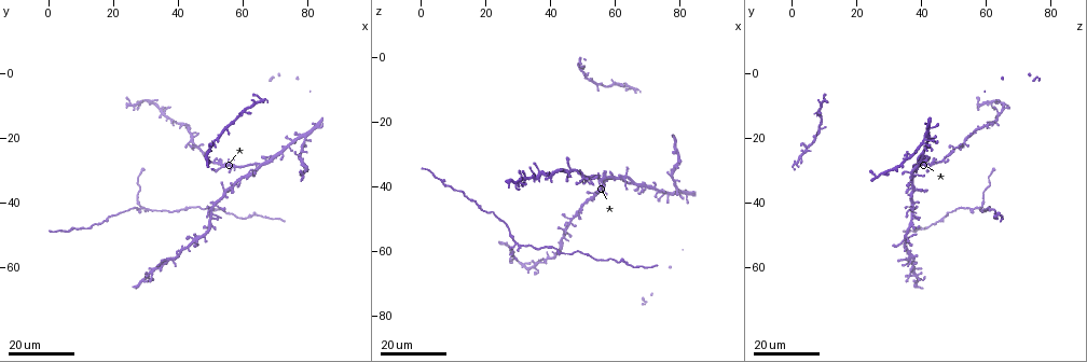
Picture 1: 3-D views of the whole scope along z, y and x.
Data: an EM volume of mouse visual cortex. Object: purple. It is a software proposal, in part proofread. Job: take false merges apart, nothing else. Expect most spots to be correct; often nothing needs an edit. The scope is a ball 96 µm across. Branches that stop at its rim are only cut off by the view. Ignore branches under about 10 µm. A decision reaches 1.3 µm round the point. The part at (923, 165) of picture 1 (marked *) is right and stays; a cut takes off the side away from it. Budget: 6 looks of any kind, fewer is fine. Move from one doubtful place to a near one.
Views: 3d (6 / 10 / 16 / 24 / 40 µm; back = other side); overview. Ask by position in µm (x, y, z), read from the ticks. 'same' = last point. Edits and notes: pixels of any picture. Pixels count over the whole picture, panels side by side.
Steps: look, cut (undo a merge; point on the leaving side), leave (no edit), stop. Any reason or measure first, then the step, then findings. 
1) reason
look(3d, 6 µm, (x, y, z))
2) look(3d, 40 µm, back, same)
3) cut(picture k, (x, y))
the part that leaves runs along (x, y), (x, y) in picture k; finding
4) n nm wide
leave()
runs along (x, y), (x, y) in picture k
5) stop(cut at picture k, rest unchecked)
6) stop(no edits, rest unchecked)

calibre changes
look(3d, 16 µm, (38.0, 43.0, 58.5))

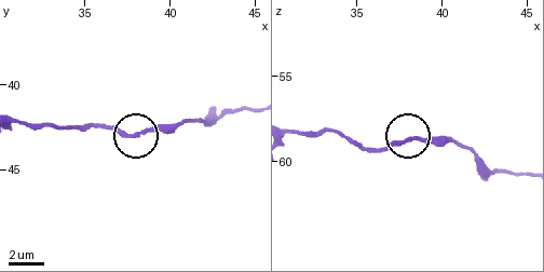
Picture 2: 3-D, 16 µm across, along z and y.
look(3d, 6 µm, (38.4, 42.7, 58.7))

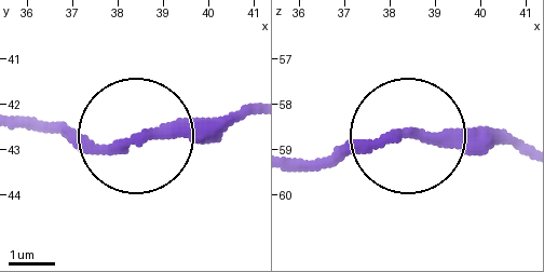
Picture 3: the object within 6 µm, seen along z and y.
leave()
continuous, no second neuron

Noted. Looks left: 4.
three-way junction
look(3d, 16 µm, (29.5, 41.5, 58.0))

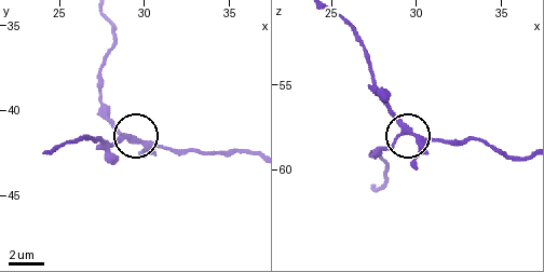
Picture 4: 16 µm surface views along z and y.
look(3d, 10 µm, (29.6, 41.8, 57.7))

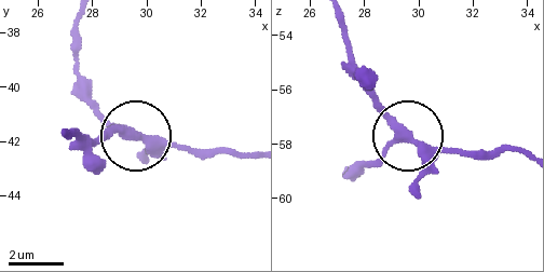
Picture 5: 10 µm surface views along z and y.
3 arms
leave()
all the same neuron

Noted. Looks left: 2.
calibre changes
look(3d, 24 µm, (40.5, 15.5, 62.0))

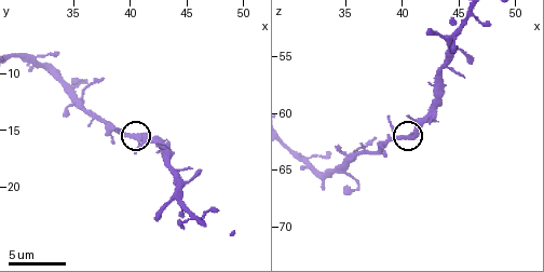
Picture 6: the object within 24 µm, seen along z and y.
look(3d, 10 µm, (40.8, 15.6, 61.8))

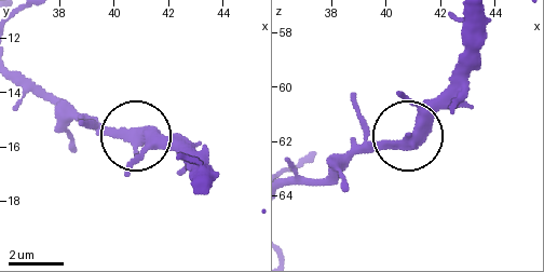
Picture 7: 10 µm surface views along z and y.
leave()
all the same neuron

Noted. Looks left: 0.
stop(no edits, rest unchecked)

